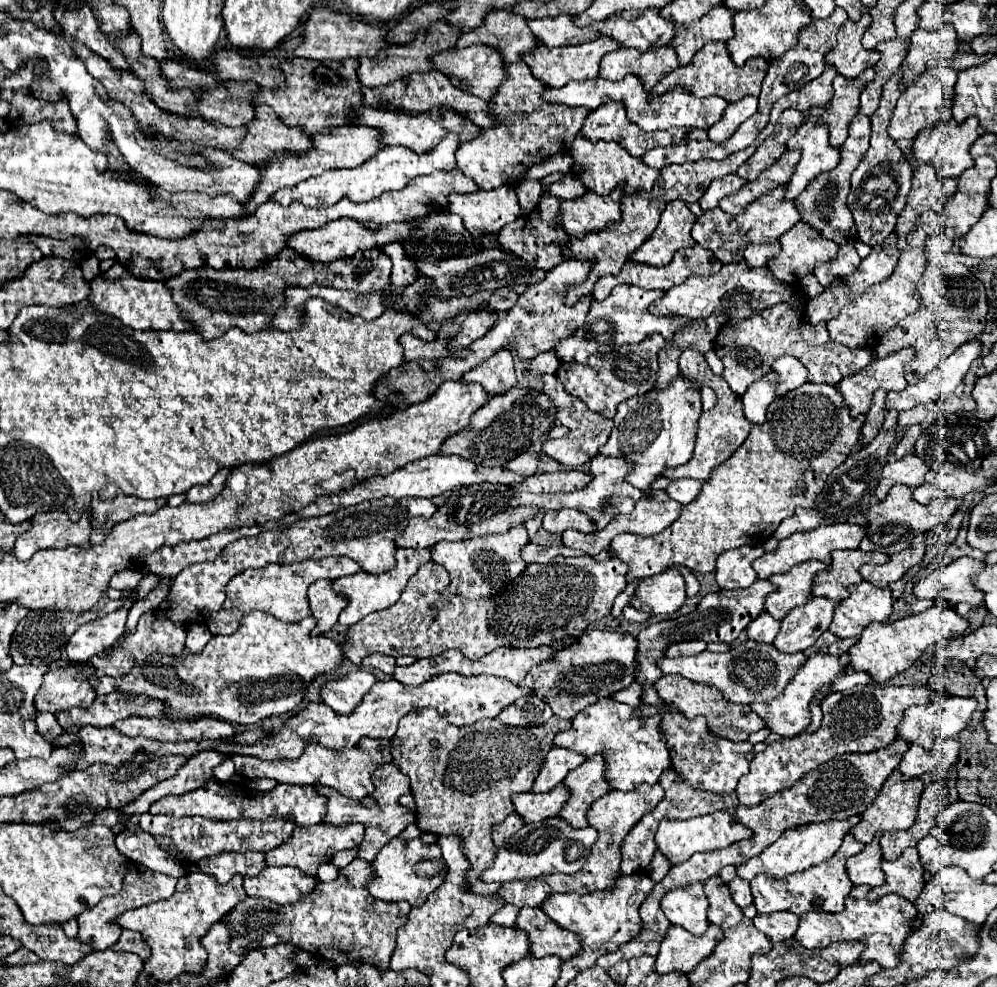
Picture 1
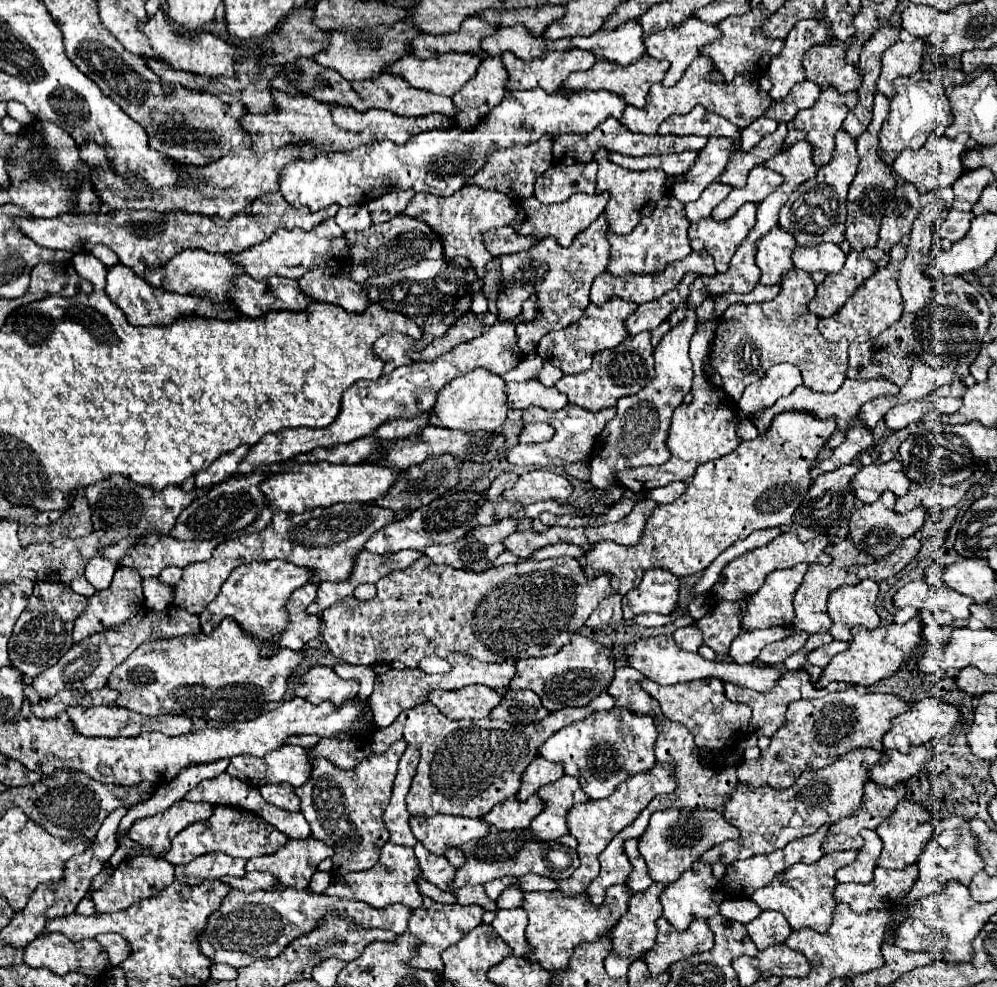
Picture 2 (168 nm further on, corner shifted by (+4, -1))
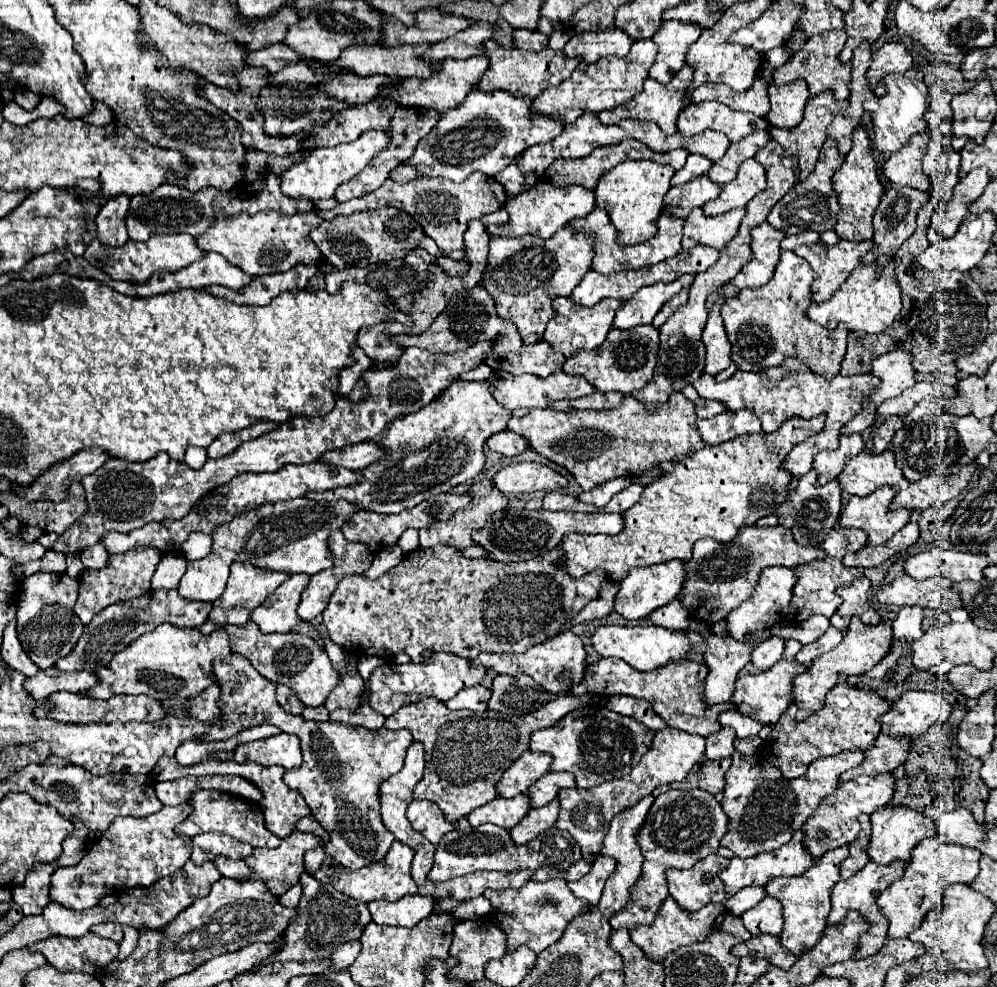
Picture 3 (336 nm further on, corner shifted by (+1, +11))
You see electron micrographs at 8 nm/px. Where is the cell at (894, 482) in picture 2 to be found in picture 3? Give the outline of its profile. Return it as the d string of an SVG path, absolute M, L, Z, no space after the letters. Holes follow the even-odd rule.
M890 449L878 455L864 451L848 459L836 481L840 481L842 491L866 497L878 487L898 485L902 481L902 471L894 465L894 453Z

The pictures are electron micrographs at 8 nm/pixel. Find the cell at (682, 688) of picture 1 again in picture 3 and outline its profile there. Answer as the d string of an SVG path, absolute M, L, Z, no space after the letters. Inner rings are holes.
M600 659L594 665L588 665L584 671L582 683L574 683L570 693L580 697L580 695L598 695L598 697L608 697L608 695L630 695L636 699L646 699L656 715L664 719L668 727L702 735L708 737L710 733L716 733L720 729L718 723L718 713L726 709L734 709L732 703L722 703L716 707L706 707L704 703L704 679L708 675L708 667L704 663L694 663L694 661L684 661L684 663L668 663L668 667L660 667L660 671L636 671L622 659Z

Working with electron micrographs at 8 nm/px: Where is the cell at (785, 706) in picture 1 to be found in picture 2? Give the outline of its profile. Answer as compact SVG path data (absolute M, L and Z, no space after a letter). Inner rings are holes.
M805 669L787 671L781 675L773 691L757 693L751 689L743 689L731 683L725 683L725 695L731 701L747 703L753 711L751 715L751 733L757 737L767 735L771 737L779 727L785 725L785 711L787 705L801 699L801 685L809 683L809 673Z

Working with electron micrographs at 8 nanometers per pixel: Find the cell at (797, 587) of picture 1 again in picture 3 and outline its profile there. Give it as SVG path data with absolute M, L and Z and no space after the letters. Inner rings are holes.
M768 567L762 571L754 593L748 601L744 601L738 609L730 611L726 617L726 631L730 637L734 637L736 641L742 641L748 633L760 631L760 629L772 629L774 625L778 625L786 615L788 615L788 603L792 599L792 587L796 583L796 575L794 569L788 567Z

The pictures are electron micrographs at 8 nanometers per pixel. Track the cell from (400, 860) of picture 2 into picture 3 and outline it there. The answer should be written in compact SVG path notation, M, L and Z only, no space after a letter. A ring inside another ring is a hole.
M394 841L392 849L388 851L386 859L368 867L362 867L360 871L348 871L348 867L340 867L340 863L336 863L334 859L324 859L324 863L320 865L320 869L316 873L312 873L314 879L318 879L320 883L330 883L332 887L340 889L340 893L352 897L352 899L360 899L362 903L370 903L370 901L398 901L404 895L414 895L416 893L416 883L412 879L410 873L410 863L412 863L414 851L400 843Z

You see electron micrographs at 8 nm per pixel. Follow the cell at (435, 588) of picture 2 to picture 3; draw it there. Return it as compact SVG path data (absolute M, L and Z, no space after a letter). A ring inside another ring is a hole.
M430 547L416 549L406 553L404 559L386 571L376 581L364 575L348 575L344 577L322 617L328 627L330 639L340 645L344 651L352 655L376 655L388 657L396 653L408 653L413 663L424 661L424 651L444 651L454 653L464 659L474 659L480 653L520 653L530 645L542 643L544 639L552 639L558 635L562 625L576 617L580 609L590 603L600 589L606 573L596 569L580 579L572 579L560 569L562 549L554 547L552 551L520 563L496 563L488 559L466 559L456 549Z

